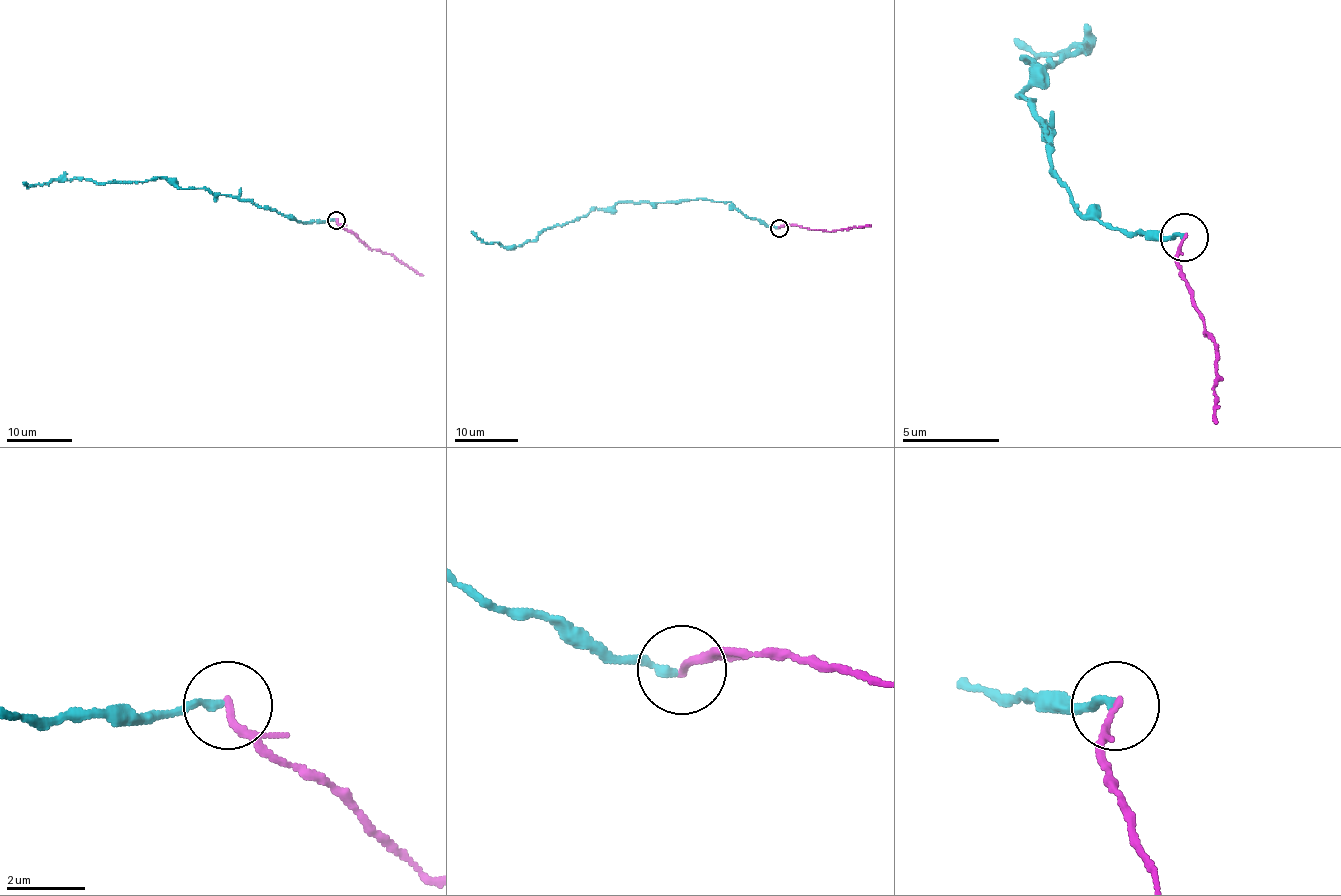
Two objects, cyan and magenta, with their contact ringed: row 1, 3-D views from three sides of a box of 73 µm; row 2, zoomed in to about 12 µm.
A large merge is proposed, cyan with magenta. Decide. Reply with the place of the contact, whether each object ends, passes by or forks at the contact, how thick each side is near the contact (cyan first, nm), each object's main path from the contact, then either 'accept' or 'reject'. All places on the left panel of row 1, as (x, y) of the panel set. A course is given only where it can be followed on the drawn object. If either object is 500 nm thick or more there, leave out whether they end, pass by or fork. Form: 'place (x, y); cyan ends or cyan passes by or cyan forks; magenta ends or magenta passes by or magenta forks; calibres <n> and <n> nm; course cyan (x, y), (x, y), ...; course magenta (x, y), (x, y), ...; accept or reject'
place (336, 220); cyan ends; magenta ends; calibres 200 and 180 nm; course cyan (336, 220), (303, 222), (205, 188), (179, 188), (166, 178), (51, 180), (27, 187), (23, 182); course magenta (336, 220), (372, 249), (393, 254), (423, 275); reject

